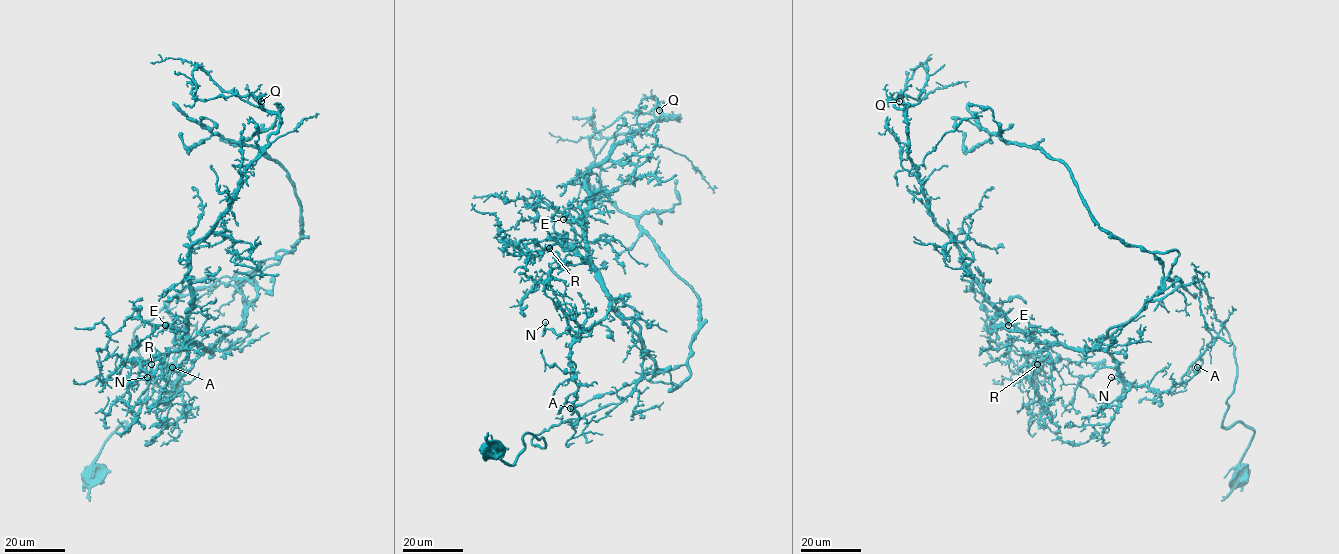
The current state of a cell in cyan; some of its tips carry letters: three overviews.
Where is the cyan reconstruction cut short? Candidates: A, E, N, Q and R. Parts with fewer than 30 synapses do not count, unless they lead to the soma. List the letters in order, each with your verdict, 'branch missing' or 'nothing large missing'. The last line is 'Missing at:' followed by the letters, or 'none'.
A: nothing large missing
E: nothing large missing
N: nothing large missing
Q: nothing large missing
R: nothing large missing
Missing at: none

